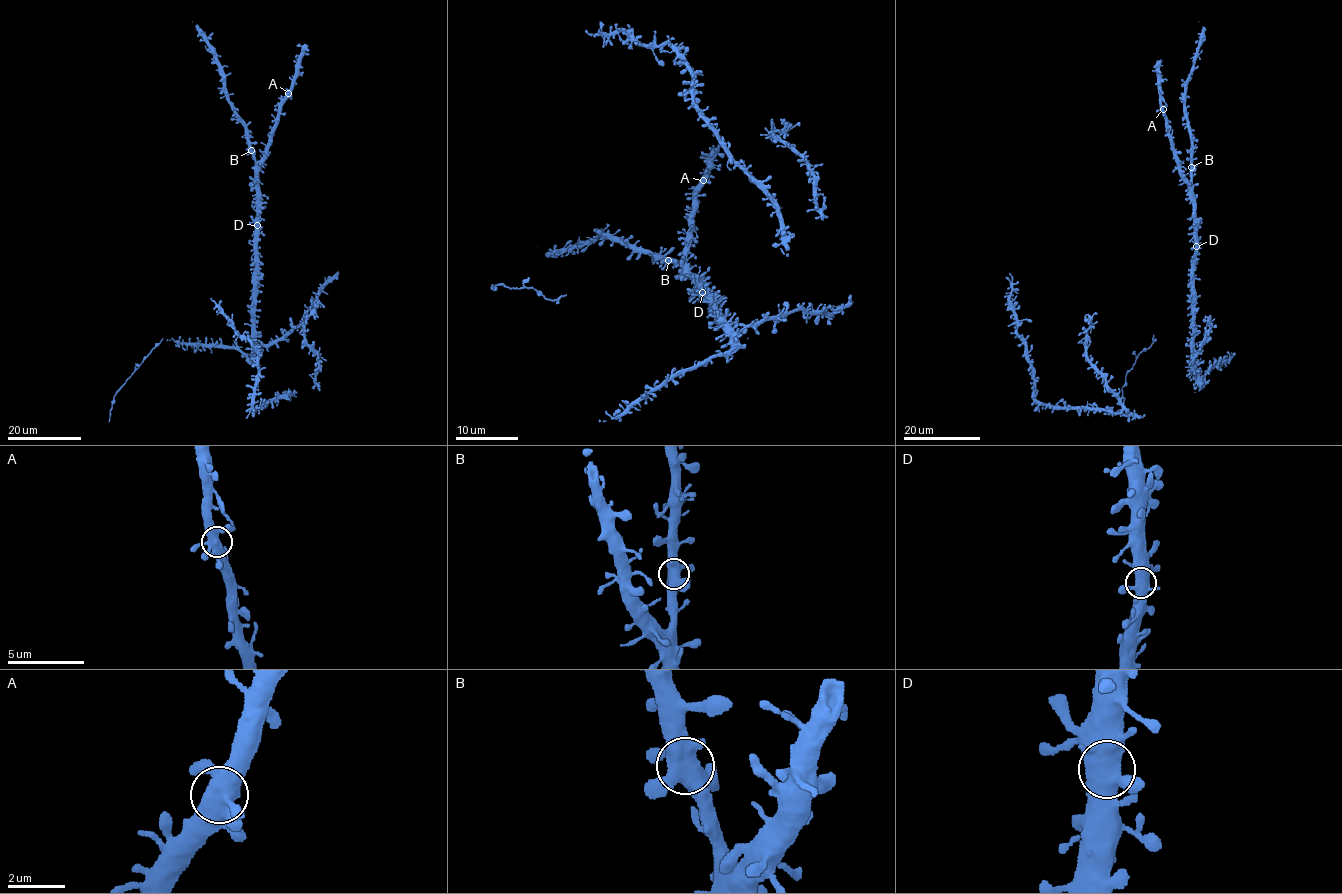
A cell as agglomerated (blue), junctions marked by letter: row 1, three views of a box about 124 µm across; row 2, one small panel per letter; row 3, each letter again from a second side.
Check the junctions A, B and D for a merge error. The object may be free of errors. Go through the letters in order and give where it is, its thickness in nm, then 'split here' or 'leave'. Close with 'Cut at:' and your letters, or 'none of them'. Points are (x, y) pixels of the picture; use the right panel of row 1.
A: (1163, 109) | 600 nm | leave
B: (1191, 167) | 650 nm | leave
D: (1196, 246) | 600 nm | leave
Cut at: none of them

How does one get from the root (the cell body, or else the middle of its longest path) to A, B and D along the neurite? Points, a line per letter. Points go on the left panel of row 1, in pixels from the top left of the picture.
A: (256, 338), (258, 164), (267, 151), (280, 102), (288, 93)
B: (256, 338), (257, 187), (255, 158), (251, 151)
D: (256, 338), (257, 225)

